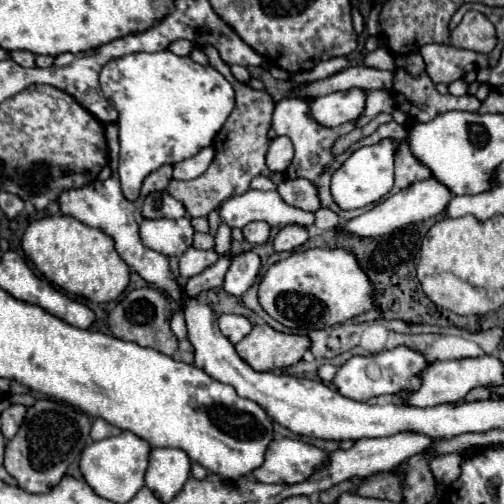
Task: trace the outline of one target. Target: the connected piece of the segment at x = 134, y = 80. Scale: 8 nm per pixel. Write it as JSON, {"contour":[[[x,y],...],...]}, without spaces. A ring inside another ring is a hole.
{"contour":[[[170,50],[146,54],[126,54],[122,58],[110,60],[100,72],[100,86],[108,102],[118,110],[118,136],[120,136],[120,156],[118,156],[118,176],[122,194],[128,200],[140,196],[140,188],[146,176],[164,164],[176,164],[180,160],[196,156],[206,146],[212,146],[216,132],[228,120],[234,108],[234,88],[220,76],[212,66],[200,66],[192,58],[182,58]]]}

